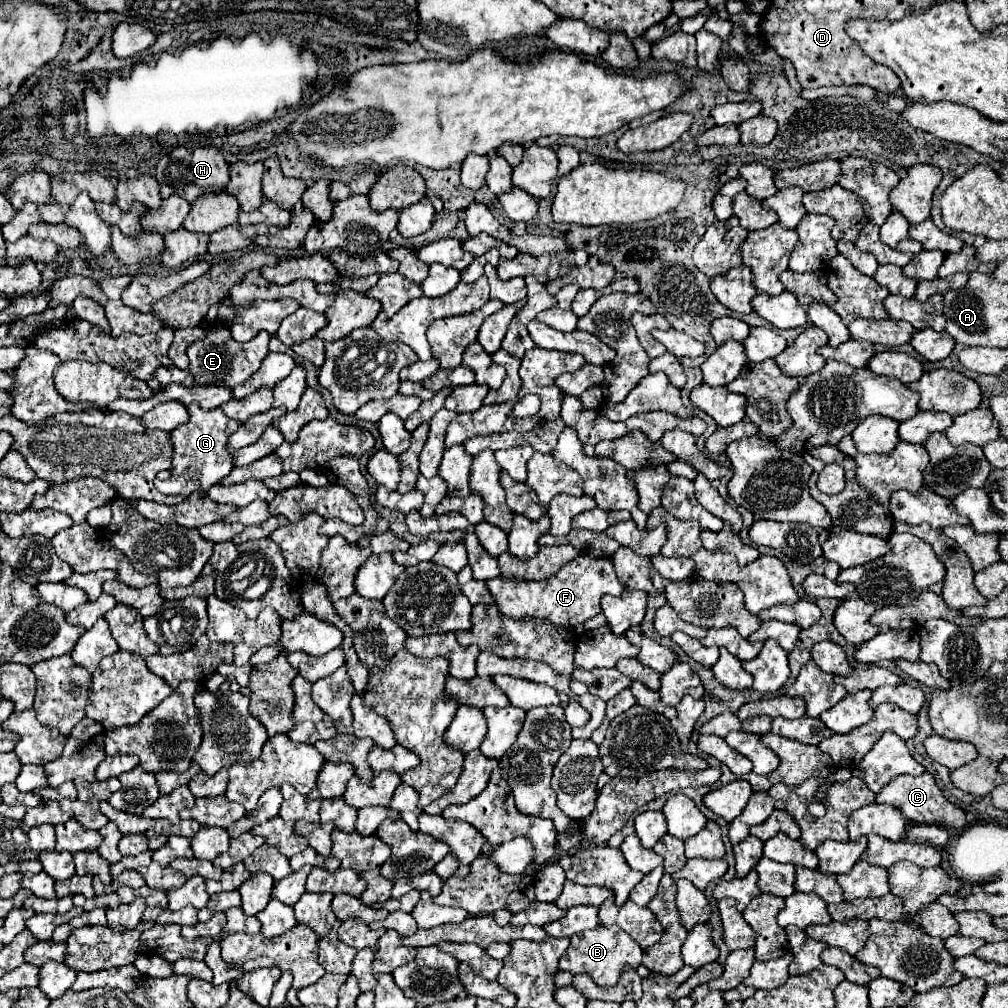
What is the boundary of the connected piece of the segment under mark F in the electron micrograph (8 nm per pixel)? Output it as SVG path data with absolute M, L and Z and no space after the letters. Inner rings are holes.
M579 555L575 561L567 563L553 579L547 581L515 581L505 577L495 577L487 581L489 591L495 597L495 605L507 617L539 617L549 619L555 625L577 627L587 619L601 613L599 599L603 595L619 595L625 587L619 583L611 559Z

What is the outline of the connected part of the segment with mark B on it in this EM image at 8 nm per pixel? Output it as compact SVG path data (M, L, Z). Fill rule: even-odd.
M601 925L597 929L583 931L583 933L577 933L571 937L571 945L563 953L563 957L559 961L559 969L569 971L573 975L589 973L597 985L611 987L619 979L623 965L631 965L631 967L641 965L641 955L643 955L641 947L635 945L635 941L631 941L631 937L627 937L627 933L623 933L619 927L615 927L615 925L603 927Z

